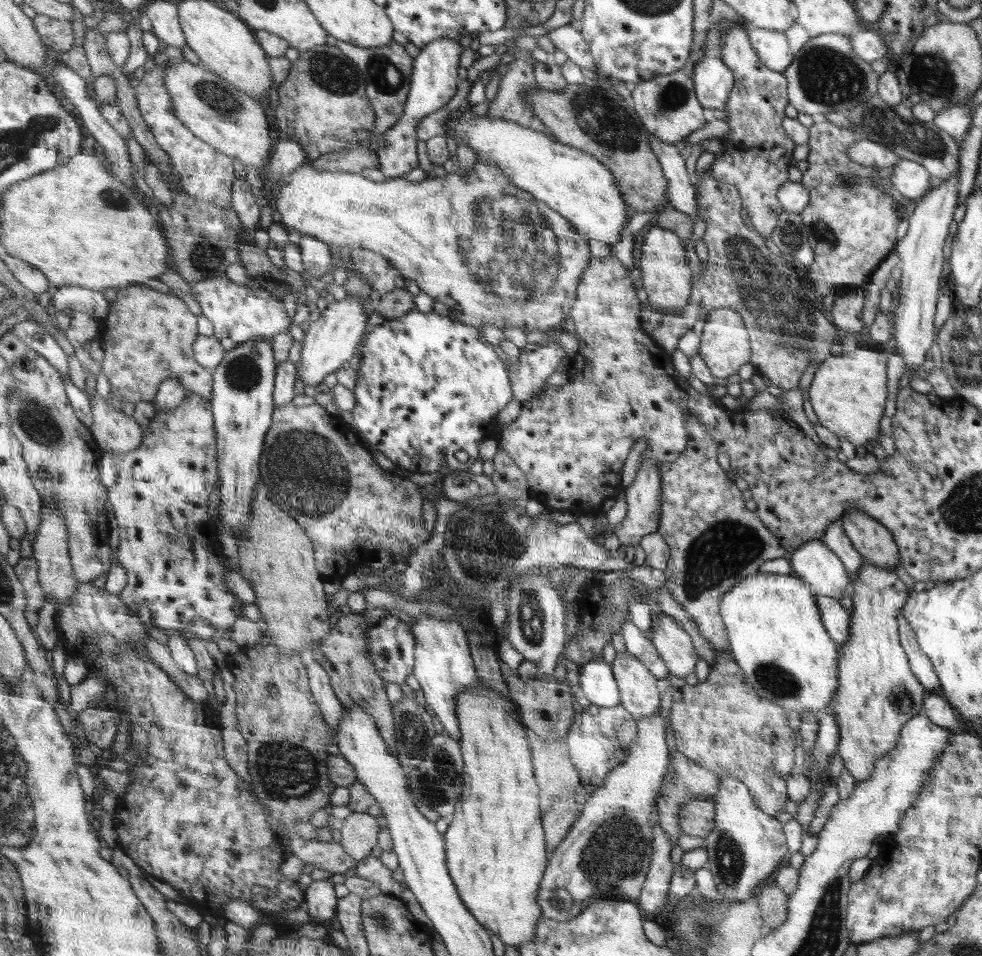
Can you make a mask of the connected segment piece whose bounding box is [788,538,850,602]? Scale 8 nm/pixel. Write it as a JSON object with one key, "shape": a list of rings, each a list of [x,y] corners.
{"shape":[[[822,539],[808,541],[788,560],[791,571],[798,574],[817,597],[823,595],[839,602],[847,595],[850,580],[846,568]]]}

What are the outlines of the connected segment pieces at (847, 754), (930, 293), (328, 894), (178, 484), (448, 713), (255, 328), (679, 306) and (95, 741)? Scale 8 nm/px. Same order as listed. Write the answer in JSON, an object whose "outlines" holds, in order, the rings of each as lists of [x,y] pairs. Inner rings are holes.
{"outlines":[[[[864,564],[859,571],[859,578],[852,586],[853,592],[850,596],[854,601],[854,608],[850,612],[850,639],[839,647],[839,689],[827,712],[836,717],[840,729],[836,752],[840,754],[844,766],[858,782],[868,780],[875,770],[876,762],[898,744],[903,726],[918,714],[922,706],[924,687],[914,672],[910,672],[911,665],[907,653],[899,642],[898,615],[908,596],[908,590],[902,584],[902,580],[898,580],[894,572]]],[[[958,174],[944,178],[941,185],[936,186],[917,200],[908,218],[910,227],[907,234],[900,239],[897,255],[900,260],[901,277],[898,285],[898,307],[894,319],[894,342],[897,354],[904,361],[904,374],[912,378],[918,374],[916,370],[926,362],[928,350],[934,344],[934,314],[938,304],[938,284],[943,284],[940,274],[944,270],[944,252],[942,244],[948,236],[948,226],[952,224],[952,212],[958,199]]],[[[332,876],[328,880],[312,881],[304,891],[308,914],[312,925],[325,924],[325,921],[332,921],[334,908],[336,908],[336,896],[334,896],[334,882]]],[[[189,393],[186,400],[180,404],[180,408],[176,408],[174,412],[168,414],[168,412],[158,409],[158,414],[152,419],[148,428],[144,430],[144,435],[146,435],[146,438],[144,438],[144,444],[140,446],[140,449],[132,450],[132,452],[113,452],[113,457],[116,458],[119,467],[120,480],[114,486],[108,487],[108,498],[115,511],[113,517],[119,522],[121,535],[118,557],[129,575],[129,586],[126,586],[125,592],[122,592],[119,596],[128,605],[138,604],[140,607],[150,608],[153,615],[152,624],[167,632],[187,633],[192,621],[196,617],[203,617],[218,632],[229,636],[239,619],[243,617],[244,602],[240,601],[238,596],[235,596],[228,587],[227,576],[233,570],[229,568],[230,559],[224,555],[224,548],[218,541],[217,532],[208,528],[209,525],[215,524],[214,516],[208,512],[208,502],[210,502],[212,494],[216,492],[216,488],[221,482],[219,434],[216,430],[215,407],[212,404],[212,399],[208,400],[200,394]]],[[[422,614],[418,621],[412,622],[412,626],[414,627],[415,638],[418,640],[418,644],[415,645],[415,668],[413,675],[420,683],[423,696],[426,697],[426,703],[430,705],[436,716],[440,718],[443,730],[446,730],[459,743],[462,737],[458,715],[459,696],[462,692],[476,689],[476,684],[479,682],[478,668],[474,668],[475,662],[472,662],[473,656],[470,656],[470,650],[468,650],[469,639],[466,638],[462,626],[454,624],[453,621],[436,619],[430,615]]],[[[227,275],[214,277],[205,281],[196,282],[193,285],[194,294],[198,302],[203,306],[203,314],[213,324],[215,335],[220,338],[227,351],[234,351],[238,346],[248,341],[272,340],[276,334],[288,333],[291,326],[291,318],[286,313],[282,298],[273,295],[271,291],[259,287],[253,290],[250,286],[236,284]]],[[[655,225],[645,234],[640,256],[640,270],[643,287],[648,294],[647,300],[655,310],[682,310],[690,304],[693,272],[688,268],[688,258],[680,237],[674,231]]],[[[100,702],[98,706],[80,714],[79,719],[84,725],[90,746],[96,750],[108,748],[116,742],[118,732],[120,732],[118,724],[122,722],[122,716],[117,707],[104,708]]]]}

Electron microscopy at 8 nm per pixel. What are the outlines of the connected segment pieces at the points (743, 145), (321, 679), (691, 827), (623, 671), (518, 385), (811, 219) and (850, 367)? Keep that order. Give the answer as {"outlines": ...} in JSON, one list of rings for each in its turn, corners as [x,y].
{"outlines":[[[[726,18],[720,23],[724,25],[723,49],[718,50],[718,55],[734,72],[735,89],[731,91],[727,107],[723,110],[726,114],[724,122],[730,128],[725,136],[720,137],[724,154],[716,155],[710,174],[715,175],[724,186],[733,185],[740,189],[750,224],[762,238],[768,238],[772,236],[783,212],[778,192],[780,186],[789,180],[786,176],[795,144],[783,128],[784,108],[789,102],[787,78],[779,71],[764,66],[743,28],[730,26],[730,20]]],[[[315,661],[308,664],[308,674],[311,678],[312,694],[315,695],[316,703],[323,712],[328,726],[332,726],[332,734],[334,735],[336,728],[338,728],[338,722],[342,720],[343,707],[332,691],[328,673],[320,666],[320,663]]],[[[694,798],[684,802],[678,812],[683,834],[705,838],[715,828],[715,802],[713,798]]],[[[628,652],[617,653],[611,666],[621,697],[621,706],[636,720],[660,710],[661,682],[640,659]]],[[[546,337],[536,350],[522,351],[519,364],[508,364],[511,389],[514,391],[515,399],[522,404],[532,400],[533,396],[547,386],[548,377],[567,356],[558,342],[545,339]]],[[[818,119],[809,128],[810,154],[808,154],[808,169],[802,173],[800,182],[810,192],[810,205],[799,216],[807,230],[808,240],[814,251],[814,262],[810,264],[809,276],[821,293],[829,293],[842,286],[863,288],[870,282],[870,272],[878,268],[878,264],[894,250],[896,246],[896,228],[902,222],[901,206],[888,196],[878,184],[874,182],[877,171],[872,165],[860,165],[850,158],[853,145],[860,142],[862,136],[854,130]]],[[[857,347],[850,353],[837,353],[829,357],[820,368],[816,369],[808,390],[809,400],[822,426],[836,436],[846,438],[855,447],[868,446],[868,443],[880,442],[882,432],[882,416],[888,414],[888,394],[892,394],[892,374],[888,374],[888,362],[892,362],[893,354]]]]}

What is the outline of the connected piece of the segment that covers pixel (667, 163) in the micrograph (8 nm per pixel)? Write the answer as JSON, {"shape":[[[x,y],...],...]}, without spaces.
{"shape":[[[650,136],[651,150],[659,156],[662,173],[668,180],[668,204],[684,212],[693,221],[696,219],[696,189],[688,177],[685,152],[677,144],[663,142]]]}

